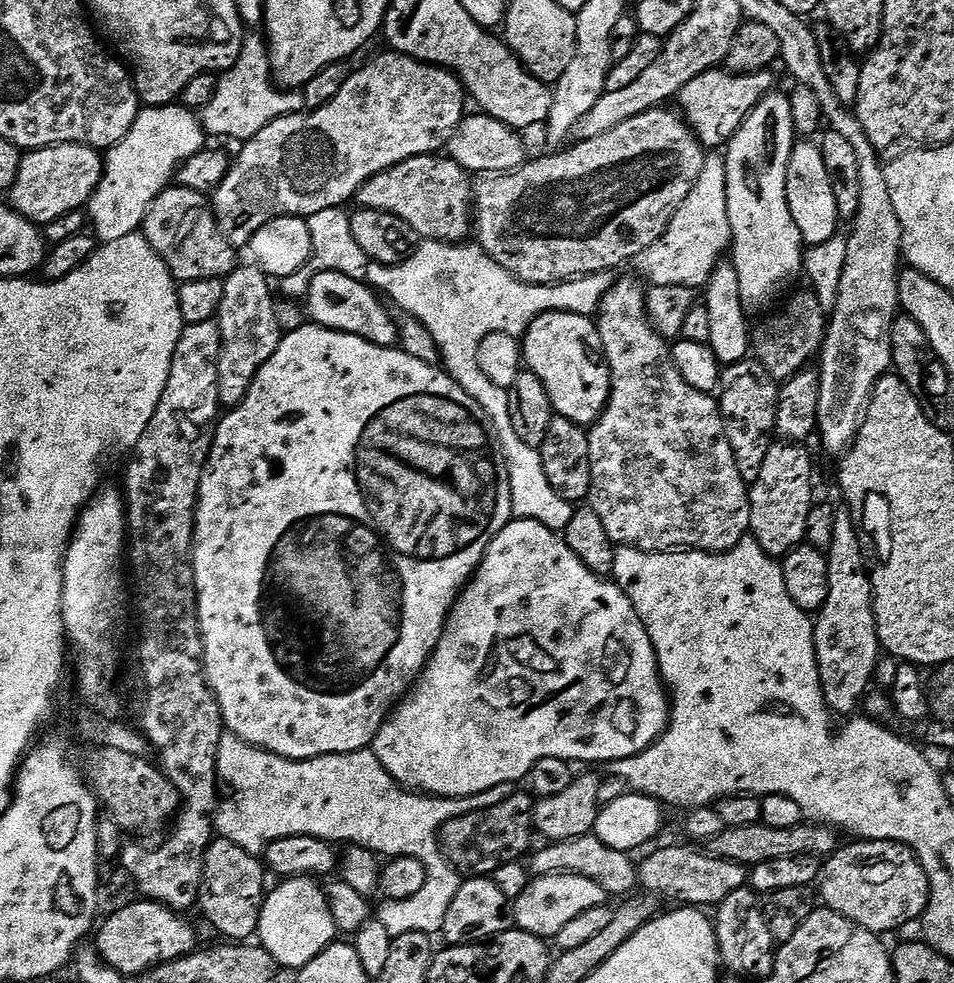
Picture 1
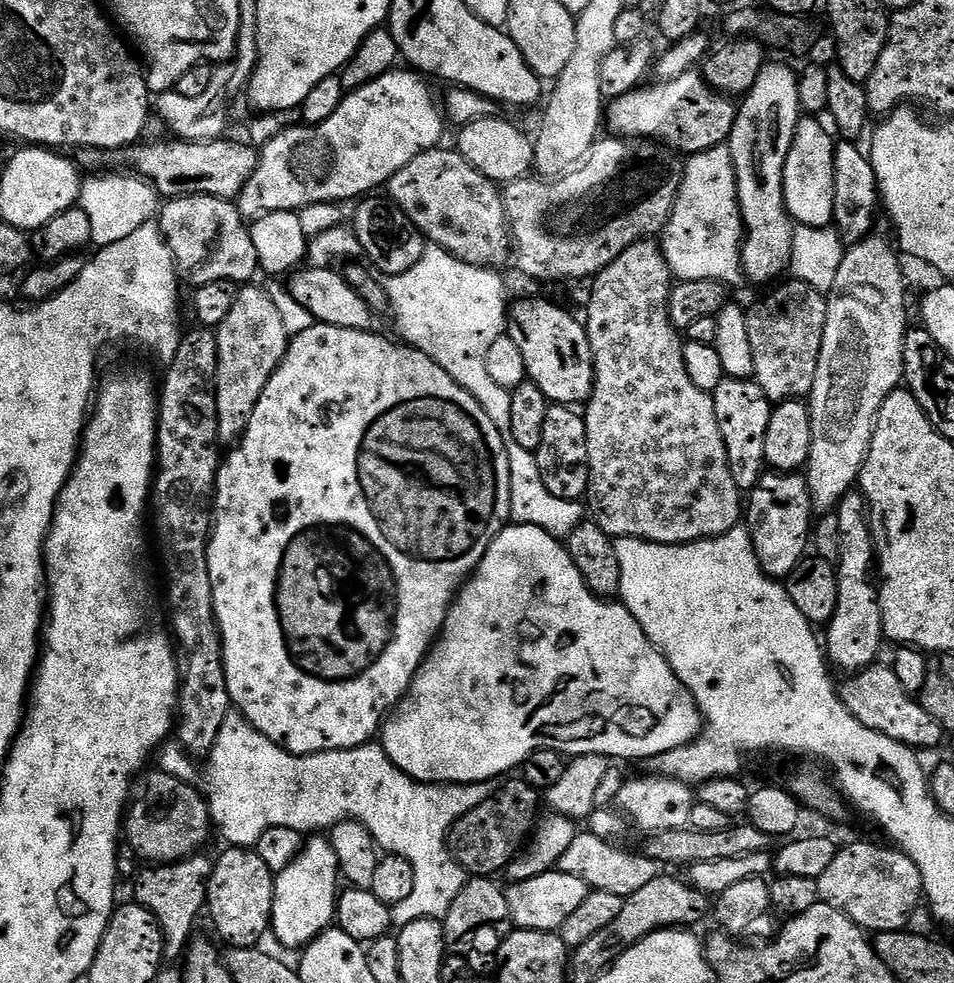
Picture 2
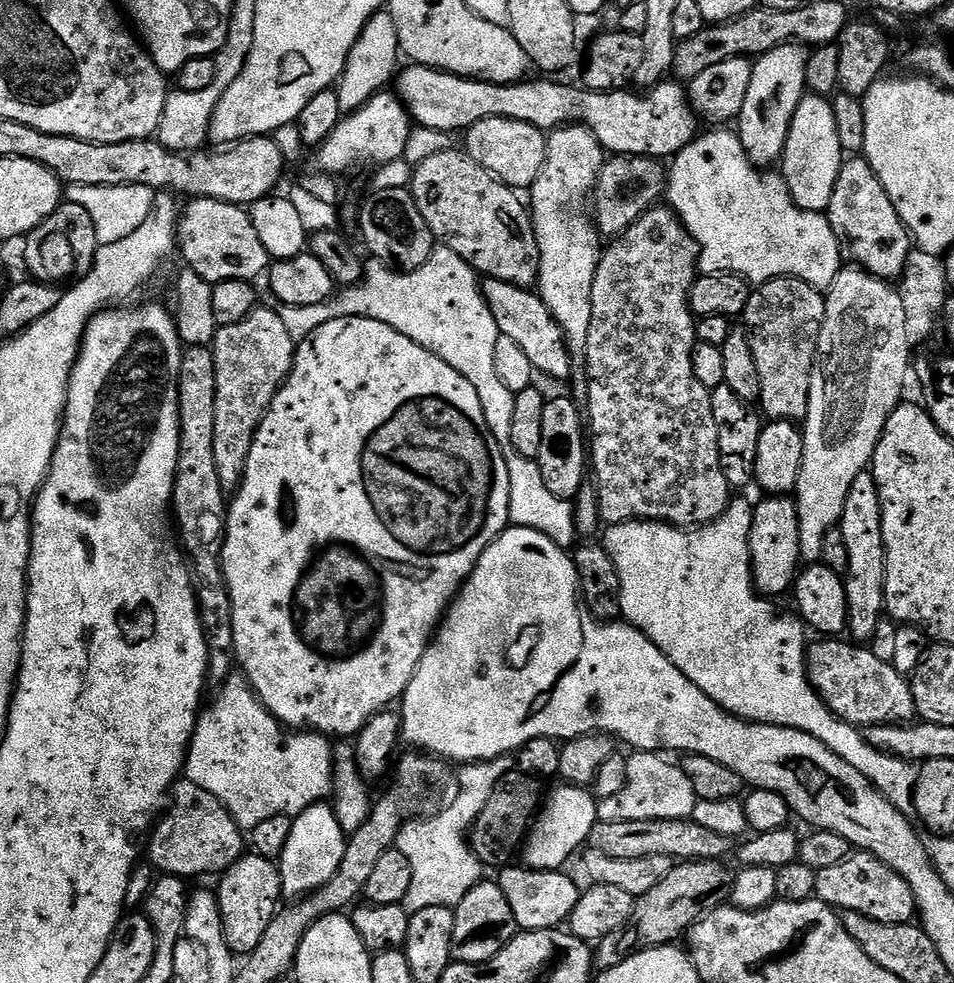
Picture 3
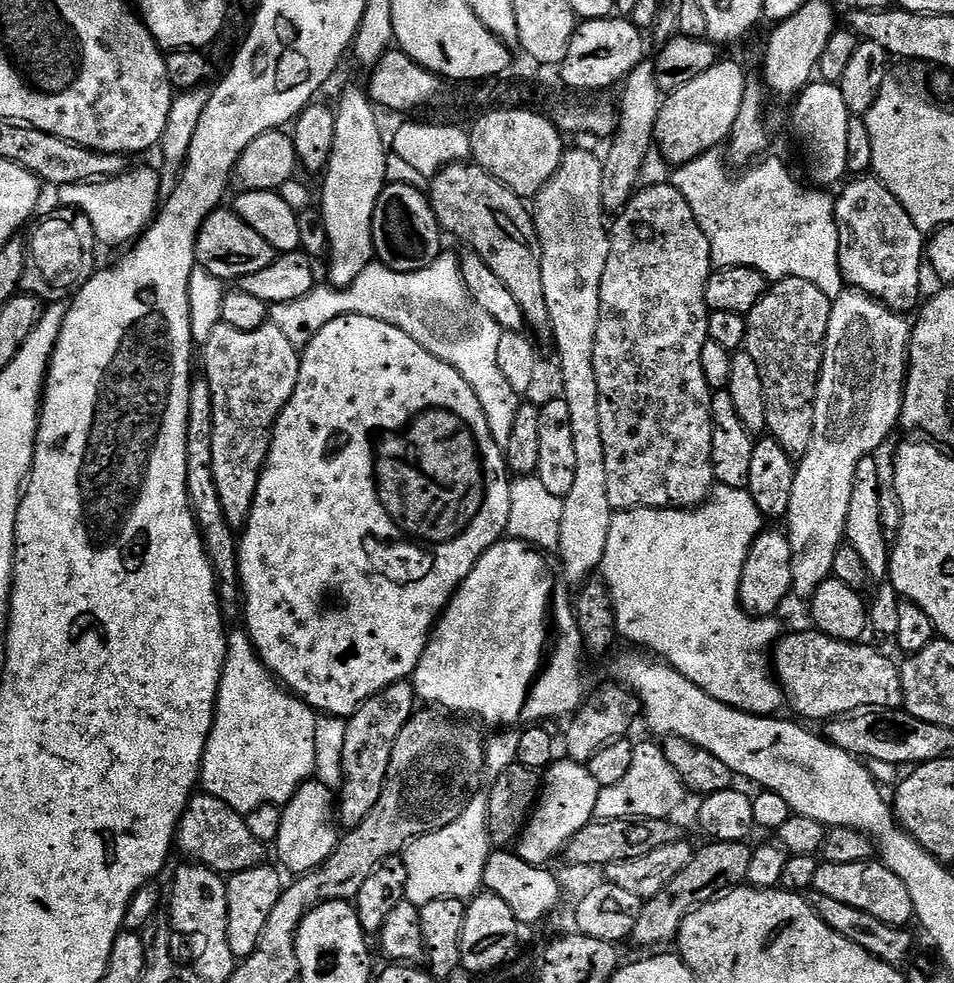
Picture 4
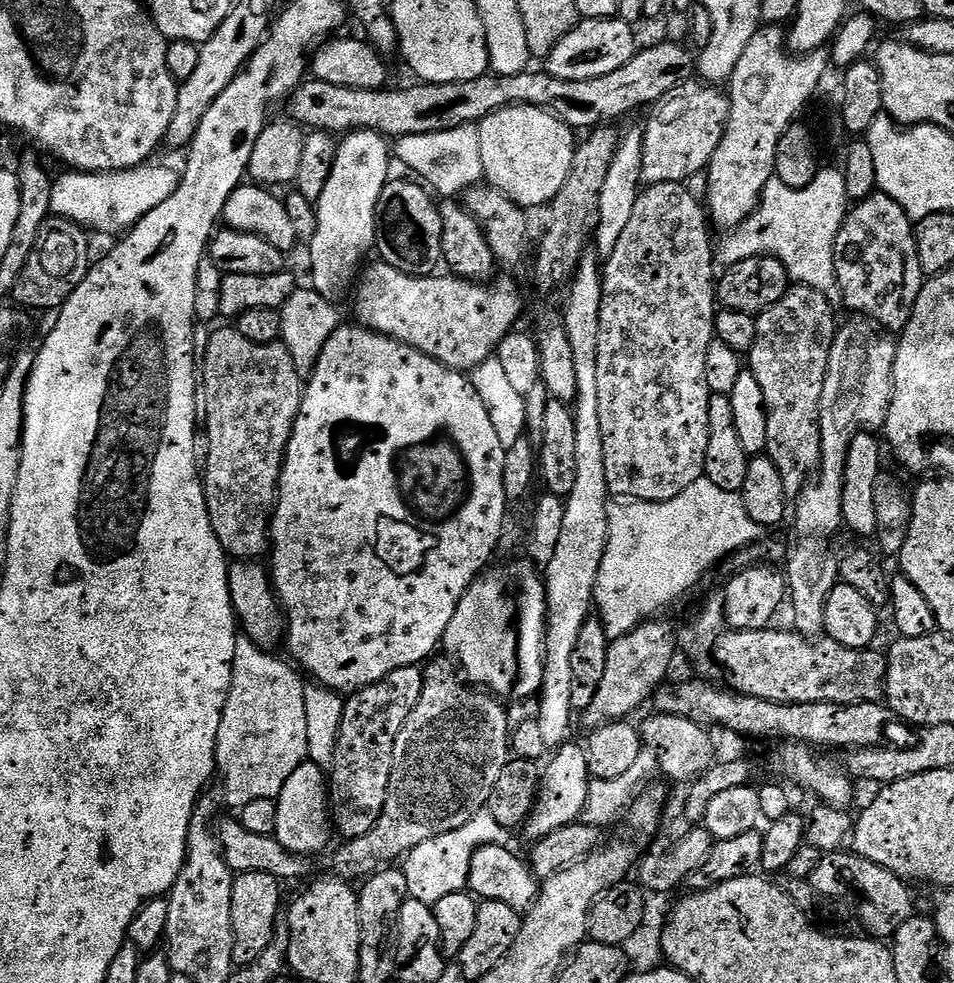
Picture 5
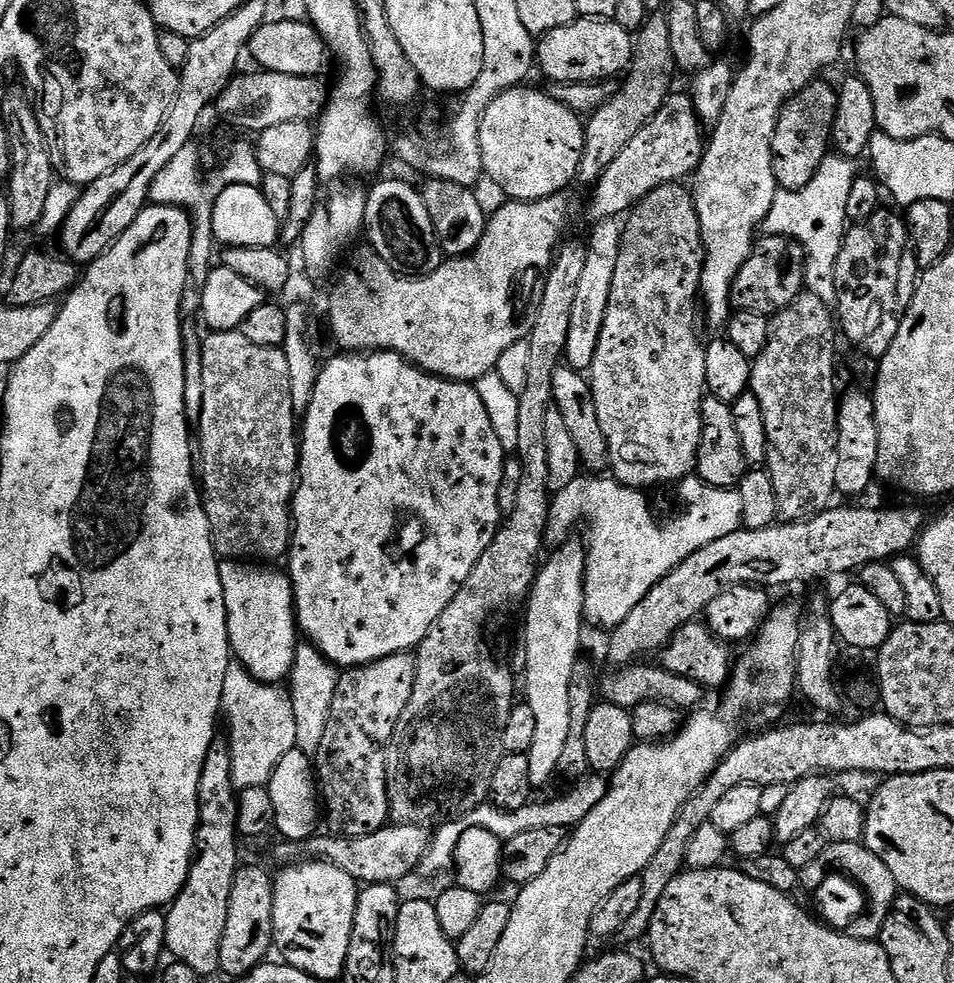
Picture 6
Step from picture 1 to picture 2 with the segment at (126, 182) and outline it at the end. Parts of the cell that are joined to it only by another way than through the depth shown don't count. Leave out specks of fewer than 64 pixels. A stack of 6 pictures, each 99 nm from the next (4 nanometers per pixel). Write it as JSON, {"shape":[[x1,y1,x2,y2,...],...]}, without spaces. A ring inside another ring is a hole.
{"shape":[[132,174,108,175,89,175,80,186,78,206,86,214,86,218,90,218,92,244,97,249,122,242,122,238,130,238,130,234,134,234,140,224,149,223,158,212,158,193,148,181]]}

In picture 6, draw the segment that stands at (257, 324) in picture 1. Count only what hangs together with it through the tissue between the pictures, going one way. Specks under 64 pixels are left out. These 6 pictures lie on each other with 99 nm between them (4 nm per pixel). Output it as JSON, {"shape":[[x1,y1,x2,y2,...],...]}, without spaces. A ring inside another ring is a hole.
{"shape":[[238,330,209,331,207,335,202,340,204,406,198,417,198,448,204,451,202,499,216,541,217,557,241,562,283,561,292,546,293,497,300,471,297,397,290,382,290,362,286,362,283,348,254,346]]}

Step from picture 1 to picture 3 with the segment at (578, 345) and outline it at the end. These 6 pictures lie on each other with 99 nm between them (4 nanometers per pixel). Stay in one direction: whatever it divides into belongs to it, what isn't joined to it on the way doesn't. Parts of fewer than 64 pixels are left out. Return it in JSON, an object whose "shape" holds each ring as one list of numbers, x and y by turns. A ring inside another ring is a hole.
{"shape":[[485,279,482,284,484,297,494,314,494,322,498,322,498,330,502,336,518,342,522,346,526,358,530,358,533,369,552,380,567,381,572,375,572,355,562,334,562,326,550,314,546,302,535,291,525,290,507,284,501,280]]}

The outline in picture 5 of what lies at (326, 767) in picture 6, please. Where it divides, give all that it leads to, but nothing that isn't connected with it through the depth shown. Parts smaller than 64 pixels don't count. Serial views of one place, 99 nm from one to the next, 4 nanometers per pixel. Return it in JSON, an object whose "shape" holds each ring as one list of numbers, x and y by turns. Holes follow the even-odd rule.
{"shape":[[419,667,399,668,378,682,357,688,345,699,342,726,330,765,330,820,345,841,357,840,378,822,390,786,392,747,406,718,410,718,423,685,424,673]]}

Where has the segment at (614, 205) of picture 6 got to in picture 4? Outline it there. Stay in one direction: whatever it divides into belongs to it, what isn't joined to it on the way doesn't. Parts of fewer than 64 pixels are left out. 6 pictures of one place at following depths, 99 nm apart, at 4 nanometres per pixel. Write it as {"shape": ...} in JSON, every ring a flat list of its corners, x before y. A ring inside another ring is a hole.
{"shape":[[721,59,706,74,686,82,678,90,663,97,658,110,656,139,658,152,661,152,672,166,694,162,702,154,719,149,731,137,734,122,738,122,738,113,742,111,742,94,748,77,744,68,732,60]]}

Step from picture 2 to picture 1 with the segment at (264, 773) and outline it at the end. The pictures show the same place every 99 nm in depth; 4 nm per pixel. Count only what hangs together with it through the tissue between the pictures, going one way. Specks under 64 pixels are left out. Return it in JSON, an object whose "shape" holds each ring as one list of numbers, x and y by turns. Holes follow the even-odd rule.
{"shape":[[231,734,220,739,216,770,219,779,223,783,225,780,232,787,232,800,225,799,219,805,214,817,214,828,223,839,242,846,242,850,260,854,270,842,278,842,278,838,313,836,329,842,341,840,341,845,344,846,368,848,384,858,409,856,422,861,426,870,423,893,405,900,384,900,384,908,375,909,375,919,380,920,386,934,393,937,402,934,436,934,443,929,446,910,450,910,450,902,454,902,454,894,458,894,462,877,449,866,440,852,442,826,462,814,498,806,498,802,510,798,518,791,516,784,499,784,473,796,430,796,401,786,385,770,382,762,378,762,376,753,371,750,319,756,313,760,287,760,250,746]]}

